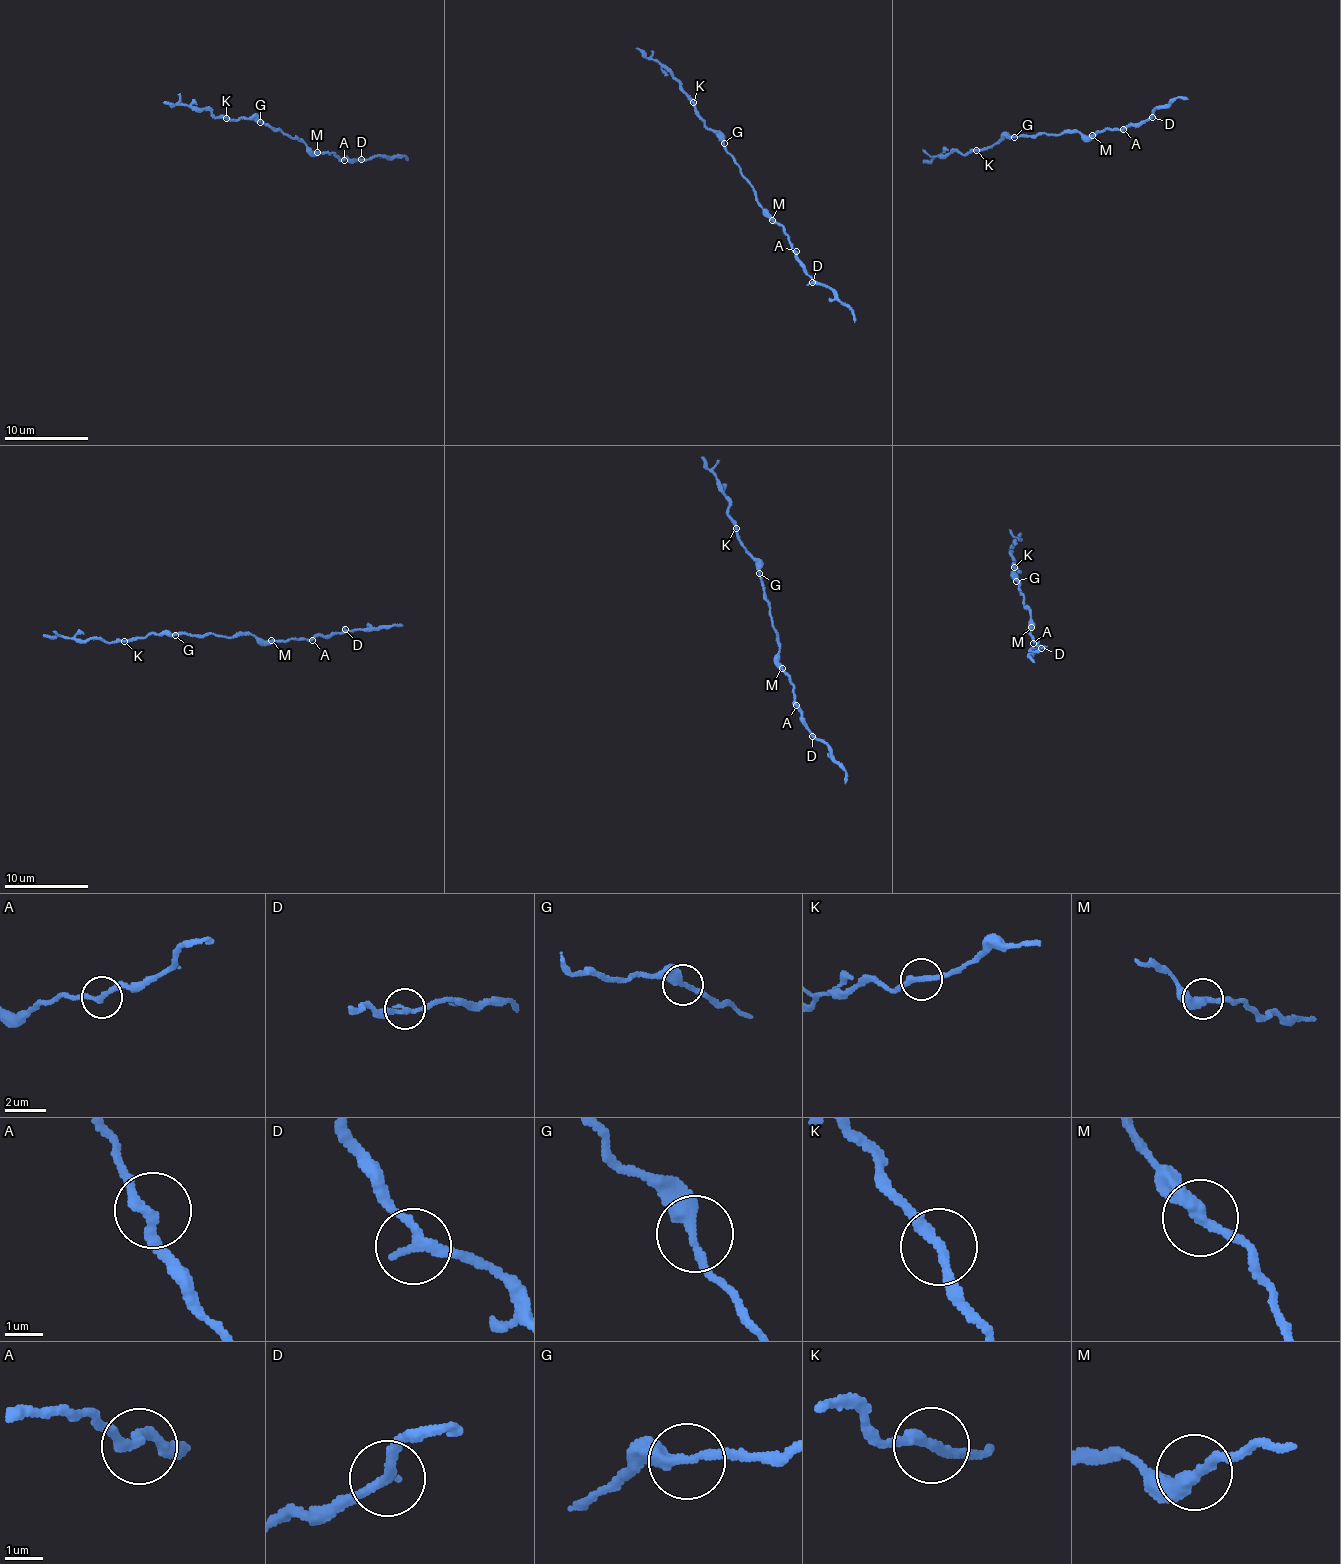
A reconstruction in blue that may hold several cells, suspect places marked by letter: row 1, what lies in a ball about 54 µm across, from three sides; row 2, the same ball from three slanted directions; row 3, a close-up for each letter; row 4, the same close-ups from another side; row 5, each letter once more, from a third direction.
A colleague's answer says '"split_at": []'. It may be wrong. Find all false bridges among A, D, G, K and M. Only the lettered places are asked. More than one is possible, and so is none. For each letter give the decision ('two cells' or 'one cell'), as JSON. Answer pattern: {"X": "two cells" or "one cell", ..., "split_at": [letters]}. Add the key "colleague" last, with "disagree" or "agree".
{"A": "one cell", "D": "one cell", "G": "one cell", "K": "two cells", "M": "one cell", "split_at": ["K"], "colleague": "disagree"}

